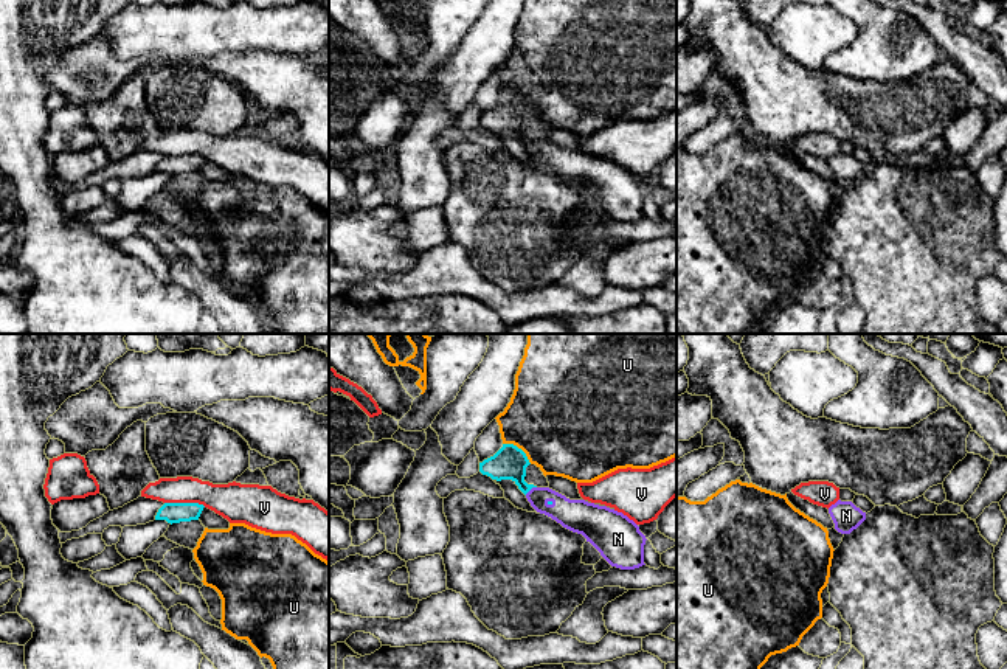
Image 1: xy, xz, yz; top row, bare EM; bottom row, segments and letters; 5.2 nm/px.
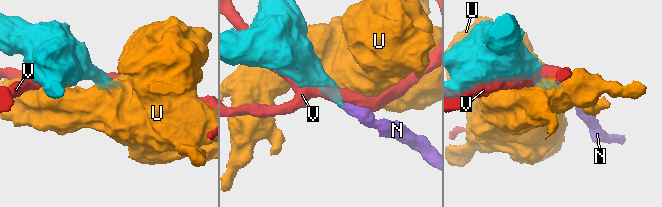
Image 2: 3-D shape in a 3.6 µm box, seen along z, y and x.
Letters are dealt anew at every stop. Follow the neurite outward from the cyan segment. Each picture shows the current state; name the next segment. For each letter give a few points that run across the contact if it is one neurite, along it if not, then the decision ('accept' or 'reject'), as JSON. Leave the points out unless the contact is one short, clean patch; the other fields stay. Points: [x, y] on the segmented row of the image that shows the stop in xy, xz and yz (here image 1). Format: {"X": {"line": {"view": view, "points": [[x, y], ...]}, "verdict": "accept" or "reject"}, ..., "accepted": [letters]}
{"N": {"line": {"view": "xz", "points": [[509, 463], [529, 489], [548, 505], [570, 514]]}, "verdict": "accept"}, "U": {"line": {"view": "xz", "points": [[503, 443], [517, 446], [531, 463]]}, "verdict": "reject"}, "V": {"verdict": "reject"}, "accepted": ["N"]}

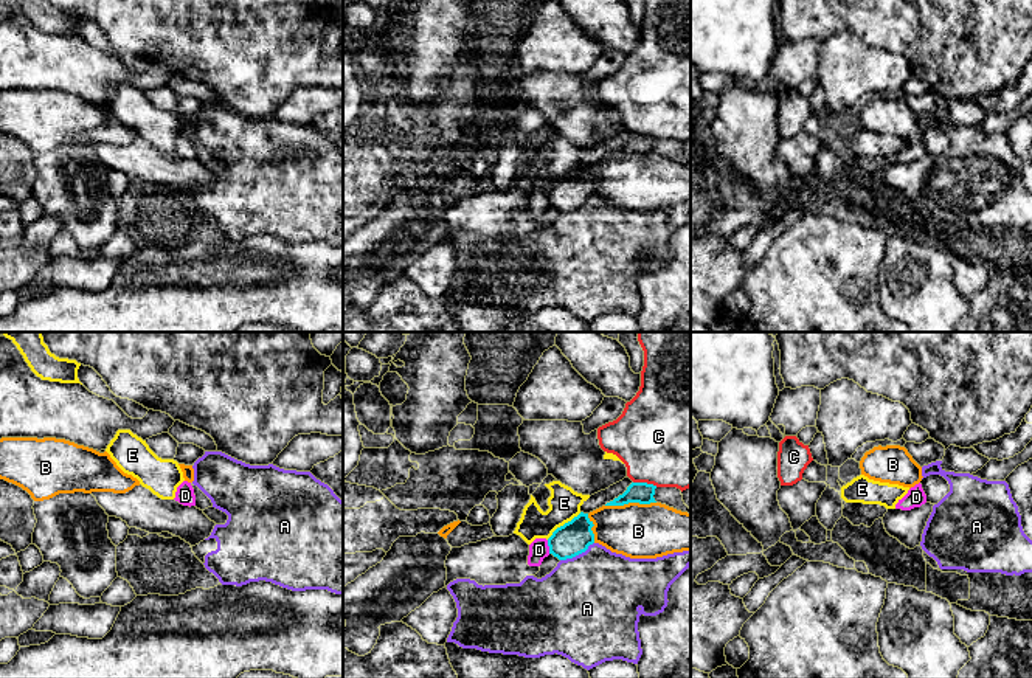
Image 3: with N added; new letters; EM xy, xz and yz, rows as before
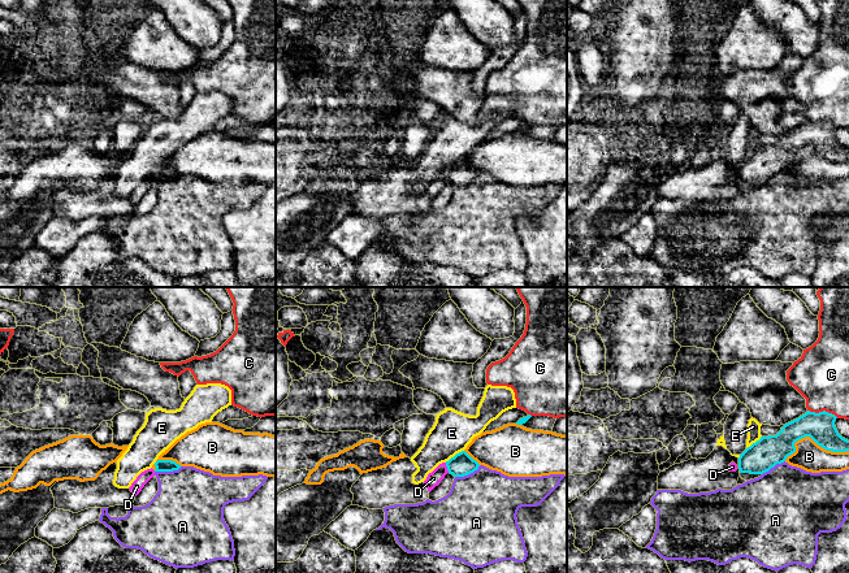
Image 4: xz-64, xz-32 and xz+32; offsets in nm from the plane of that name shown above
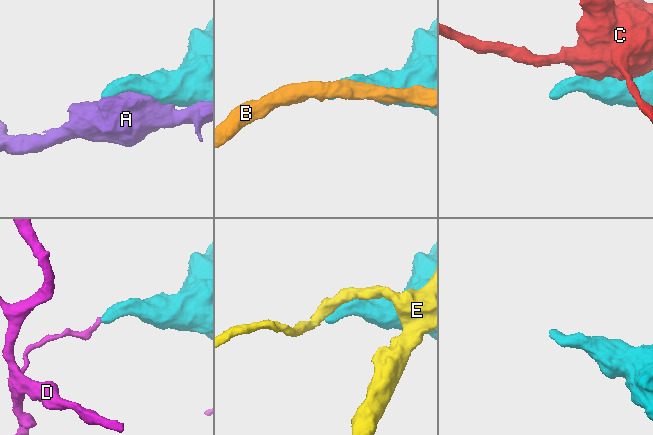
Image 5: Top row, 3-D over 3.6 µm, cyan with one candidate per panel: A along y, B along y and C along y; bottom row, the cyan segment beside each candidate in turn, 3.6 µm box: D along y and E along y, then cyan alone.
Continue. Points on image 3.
{"A": {"verdict": "reject"}, "B": {"verdict": "reject"}, "C": {"verdict": "reject"}, "D": {"verdict": "reject"}, "E": {"line": {"view": "xz", "points": [[581, 512], [561, 525], [547, 539]]}, "verdict": "reject"}, "accepted": []}

